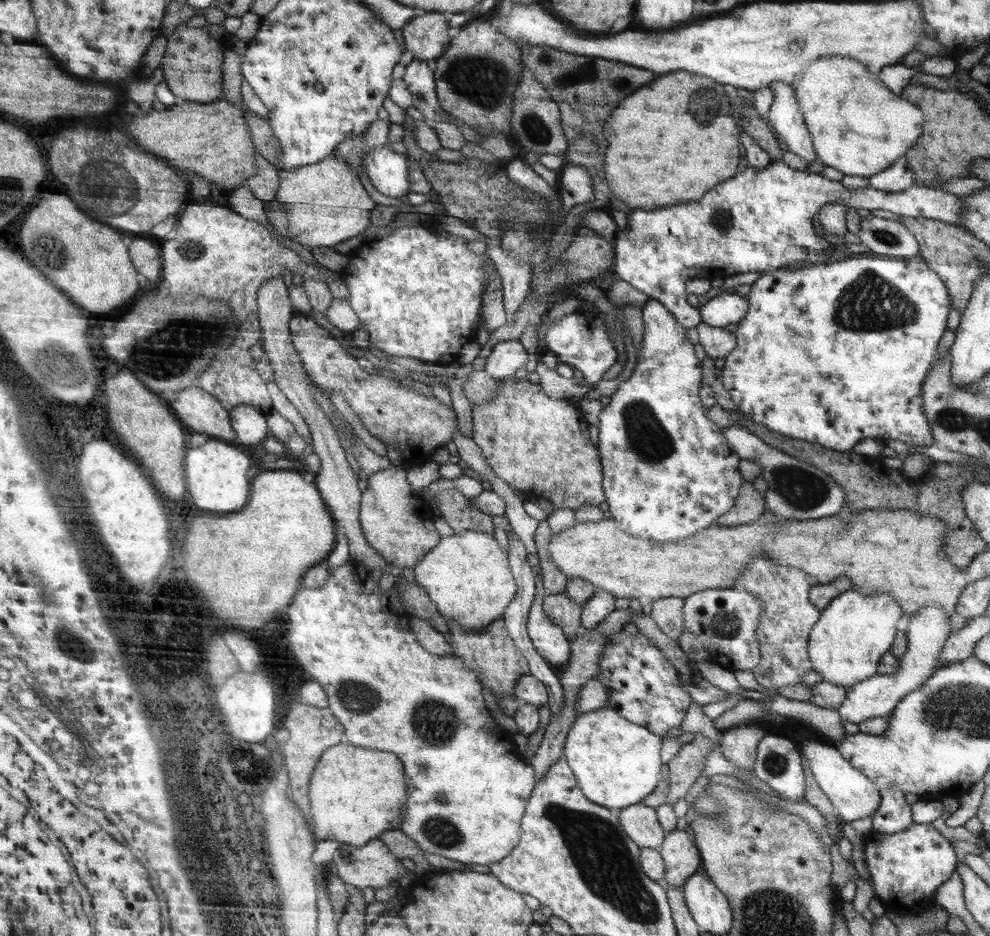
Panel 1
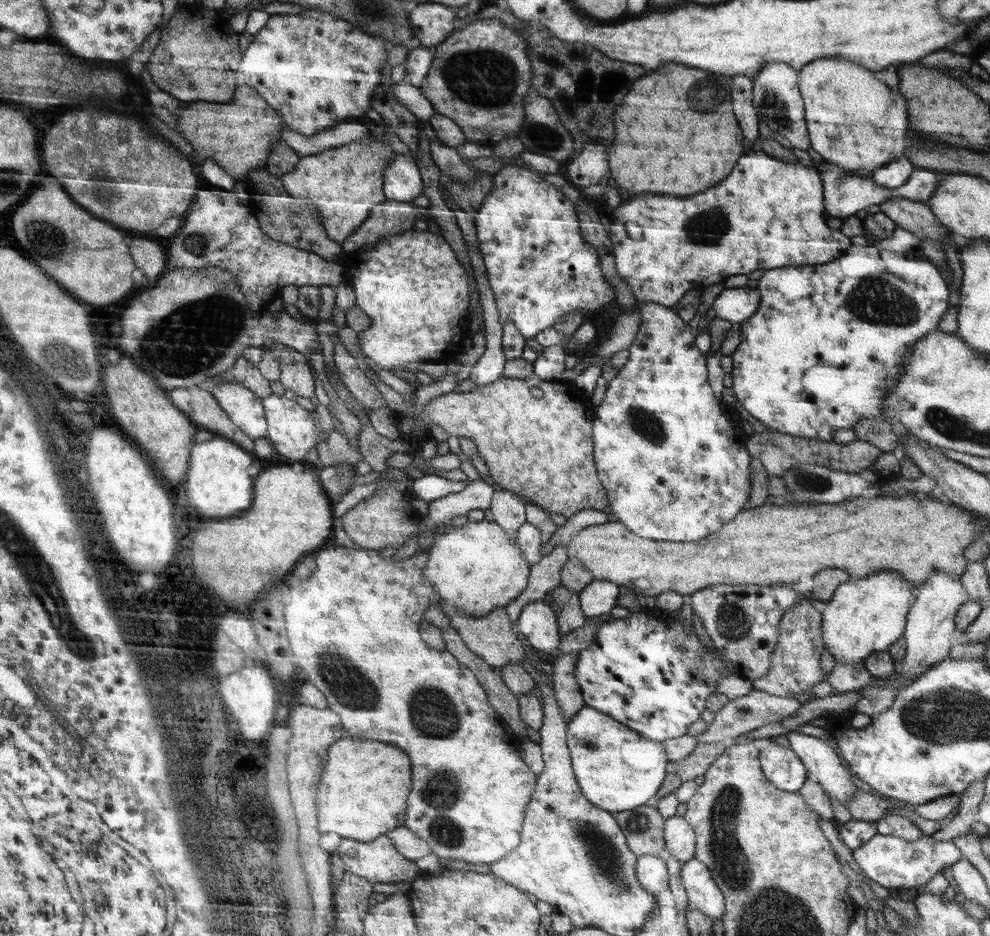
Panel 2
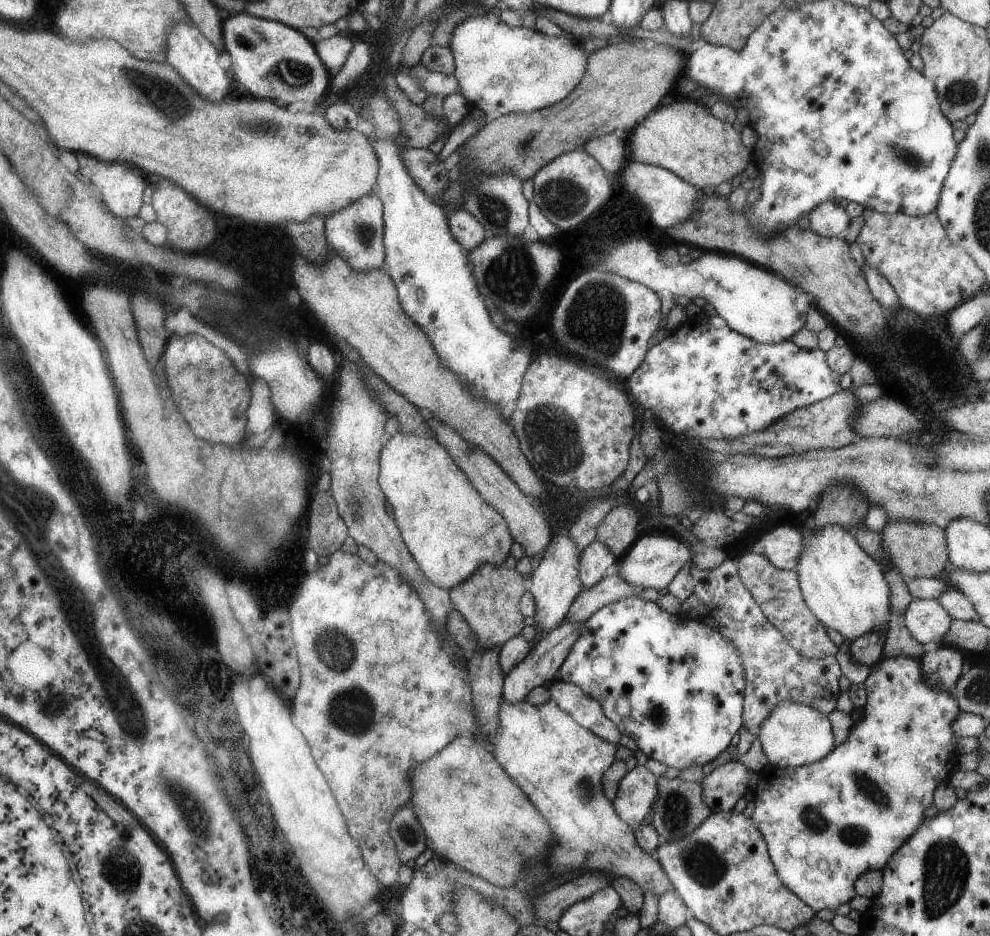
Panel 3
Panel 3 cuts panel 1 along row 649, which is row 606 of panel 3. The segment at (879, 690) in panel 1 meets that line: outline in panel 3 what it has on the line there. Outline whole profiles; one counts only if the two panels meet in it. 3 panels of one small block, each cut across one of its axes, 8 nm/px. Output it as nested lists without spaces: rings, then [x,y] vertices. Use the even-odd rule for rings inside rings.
[[[912,599],[904,610],[904,624],[910,634],[928,648],[940,646],[944,634],[951,628],[953,618],[938,604],[938,599]]]

